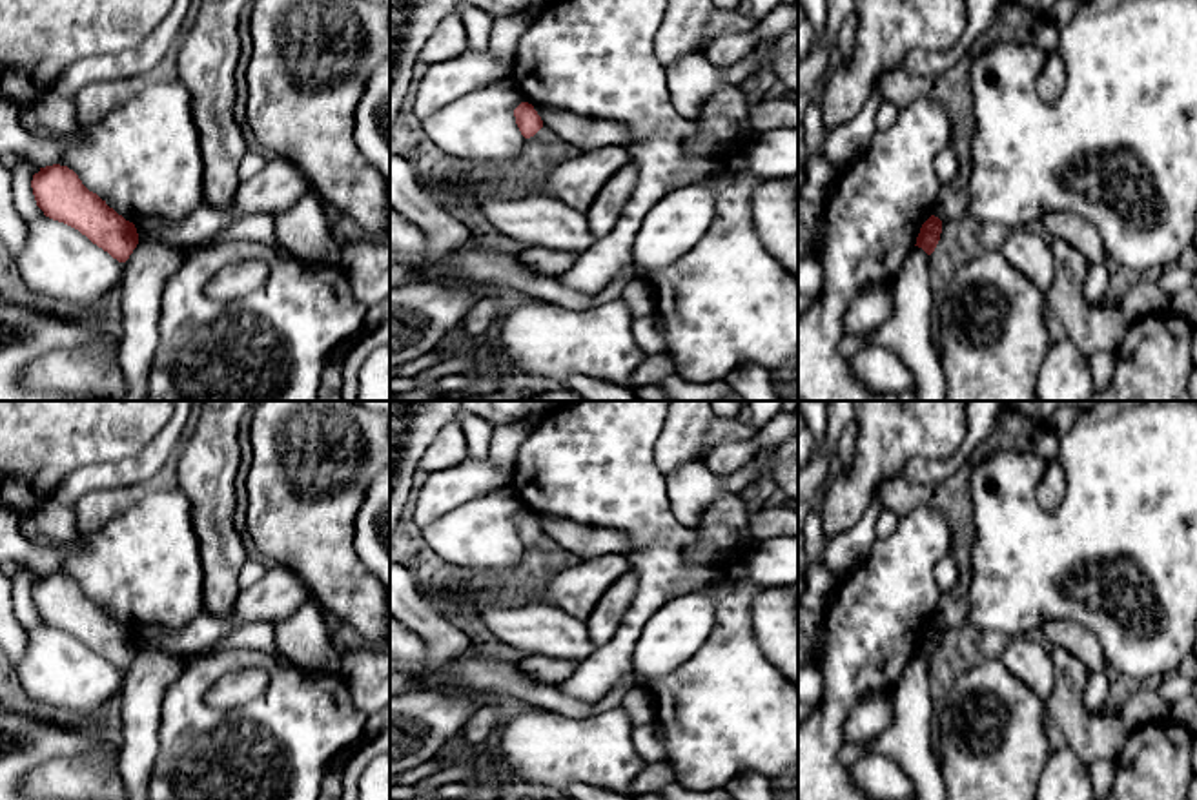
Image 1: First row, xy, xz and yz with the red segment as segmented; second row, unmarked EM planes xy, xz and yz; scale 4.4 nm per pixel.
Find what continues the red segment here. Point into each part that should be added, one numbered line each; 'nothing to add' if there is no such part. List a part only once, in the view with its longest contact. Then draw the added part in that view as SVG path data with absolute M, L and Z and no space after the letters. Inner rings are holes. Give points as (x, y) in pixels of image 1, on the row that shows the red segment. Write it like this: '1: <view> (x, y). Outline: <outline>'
nothing to add

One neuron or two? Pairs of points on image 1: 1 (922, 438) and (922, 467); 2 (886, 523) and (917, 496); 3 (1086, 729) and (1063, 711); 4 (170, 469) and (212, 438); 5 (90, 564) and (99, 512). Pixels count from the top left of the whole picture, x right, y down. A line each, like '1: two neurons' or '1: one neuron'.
1: two neurons
2: two neurons
3: one neuron
4: two neurons
5: two neurons

